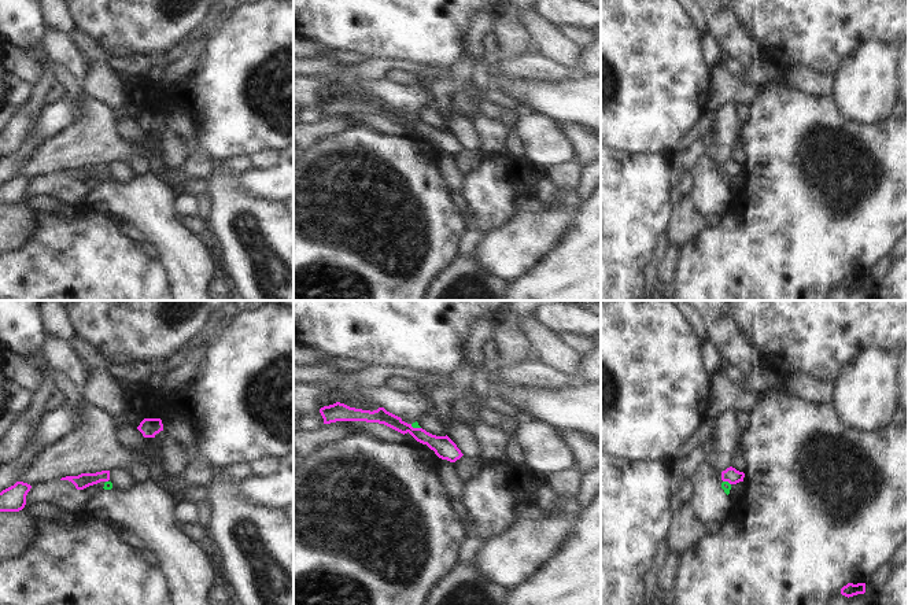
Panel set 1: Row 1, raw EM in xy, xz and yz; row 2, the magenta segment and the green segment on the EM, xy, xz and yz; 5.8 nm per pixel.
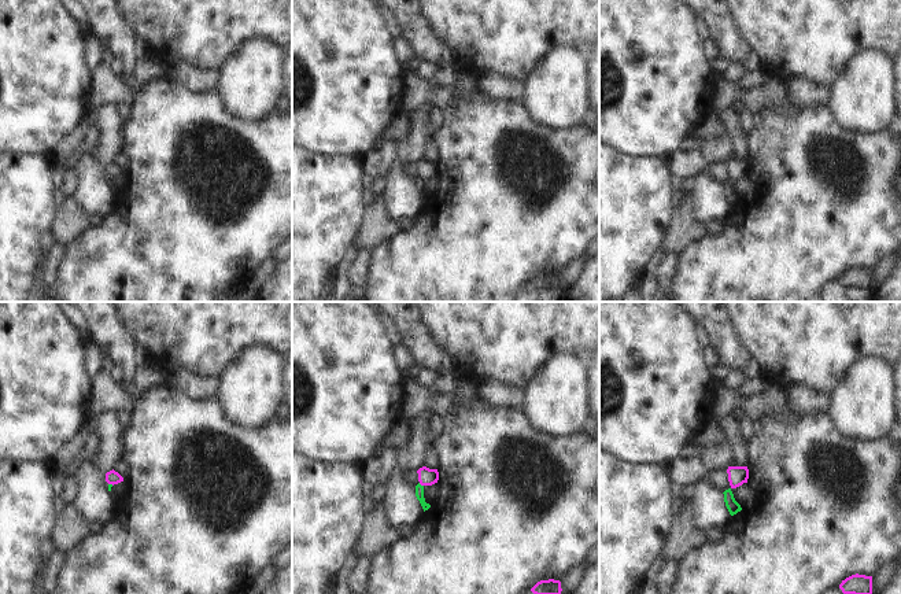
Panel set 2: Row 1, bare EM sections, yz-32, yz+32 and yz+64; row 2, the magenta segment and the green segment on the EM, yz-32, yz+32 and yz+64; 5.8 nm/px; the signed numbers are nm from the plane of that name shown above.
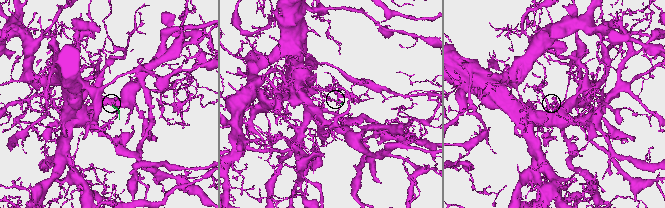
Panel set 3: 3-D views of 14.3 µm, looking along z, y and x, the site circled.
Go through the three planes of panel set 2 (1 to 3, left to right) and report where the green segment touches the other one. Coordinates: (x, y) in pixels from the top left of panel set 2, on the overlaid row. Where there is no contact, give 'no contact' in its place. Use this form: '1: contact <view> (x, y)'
1: contact yz-32 (111, 483)
2: contact yz+32 (421, 484)
3: no contact

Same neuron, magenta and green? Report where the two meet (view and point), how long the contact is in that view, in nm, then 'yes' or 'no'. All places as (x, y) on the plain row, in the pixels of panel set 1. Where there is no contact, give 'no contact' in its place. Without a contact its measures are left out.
xz (416, 121) | 70 nm | no

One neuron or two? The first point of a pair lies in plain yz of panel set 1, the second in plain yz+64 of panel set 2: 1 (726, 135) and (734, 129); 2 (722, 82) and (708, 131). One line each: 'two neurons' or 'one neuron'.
1: two neurons
2: two neurons

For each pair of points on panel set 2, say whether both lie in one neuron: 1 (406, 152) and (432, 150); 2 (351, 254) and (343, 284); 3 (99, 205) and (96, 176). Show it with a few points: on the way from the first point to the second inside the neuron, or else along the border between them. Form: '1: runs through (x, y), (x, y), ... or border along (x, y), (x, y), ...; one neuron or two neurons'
1: border along (432, 120), (423, 158); two neurons
2: runs through (347, 261), (343, 268), (343, 277); one neuron
3: runs through (98, 198), (96, 183); one neuron

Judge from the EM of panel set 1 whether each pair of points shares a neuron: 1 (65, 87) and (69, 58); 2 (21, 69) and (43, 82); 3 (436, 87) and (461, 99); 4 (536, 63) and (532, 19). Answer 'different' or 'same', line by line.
1: different
2: same
3: different
4: different

